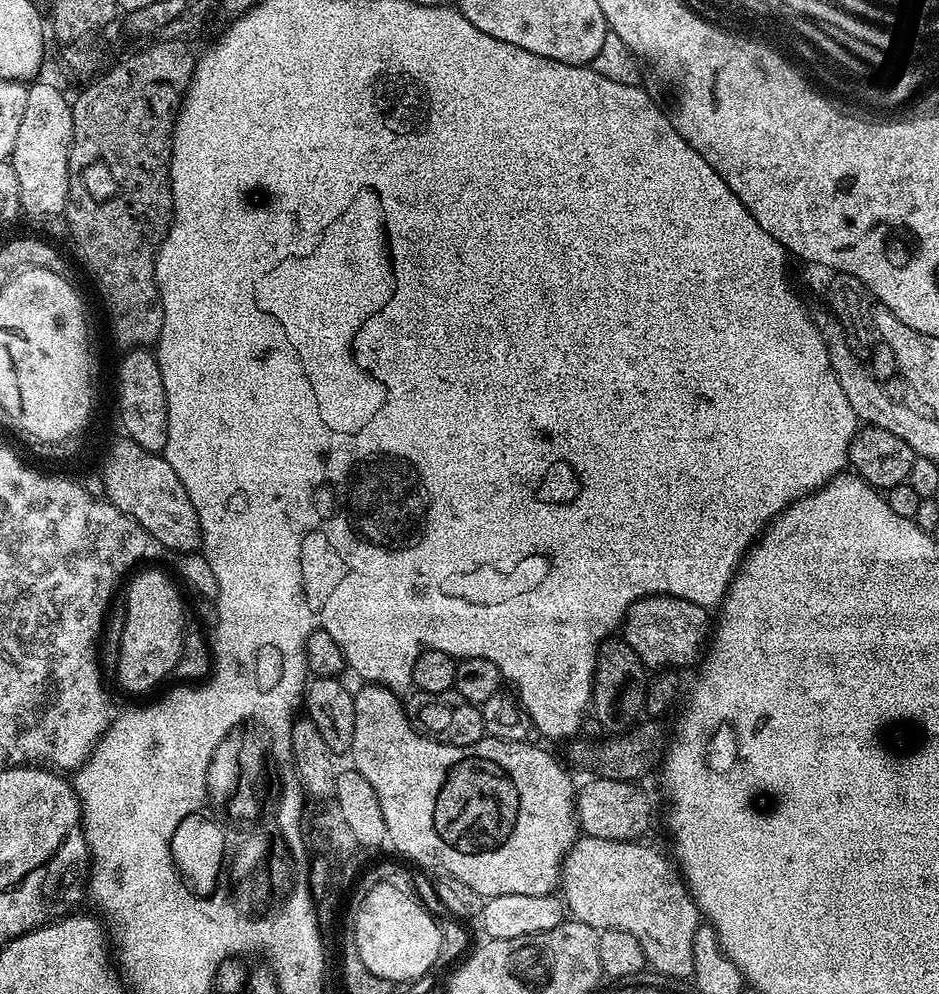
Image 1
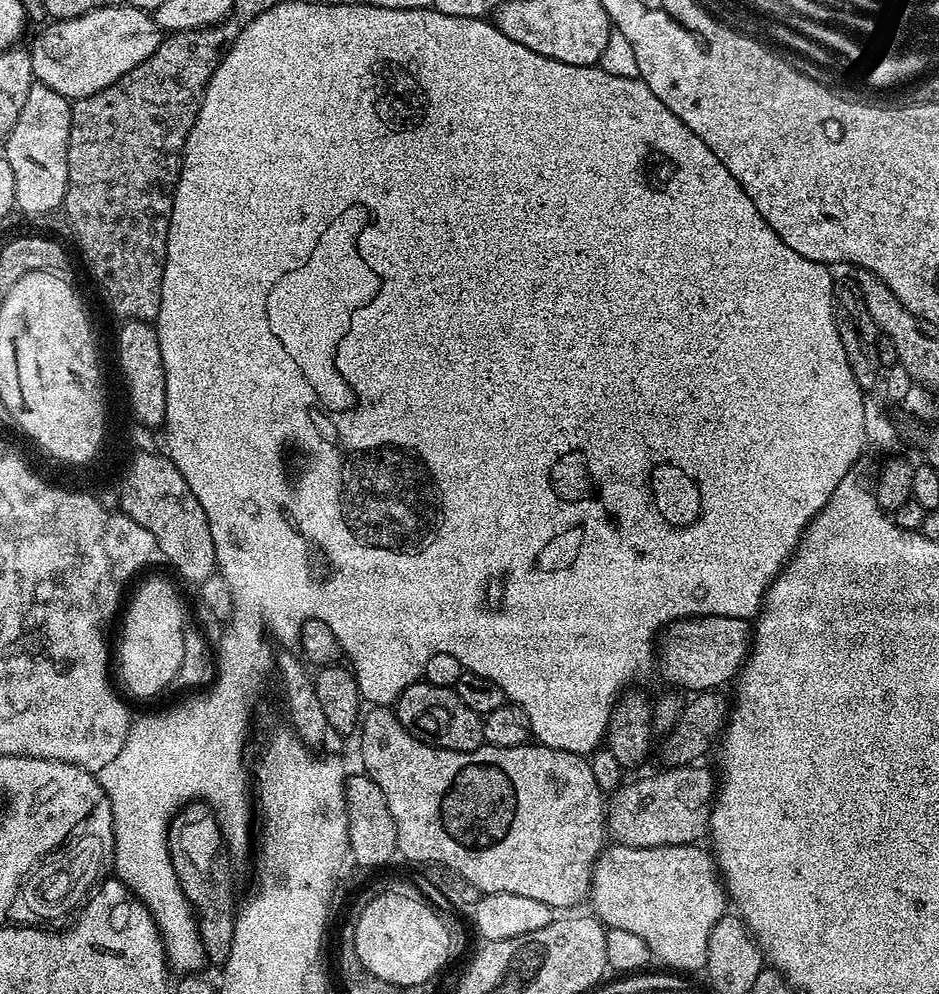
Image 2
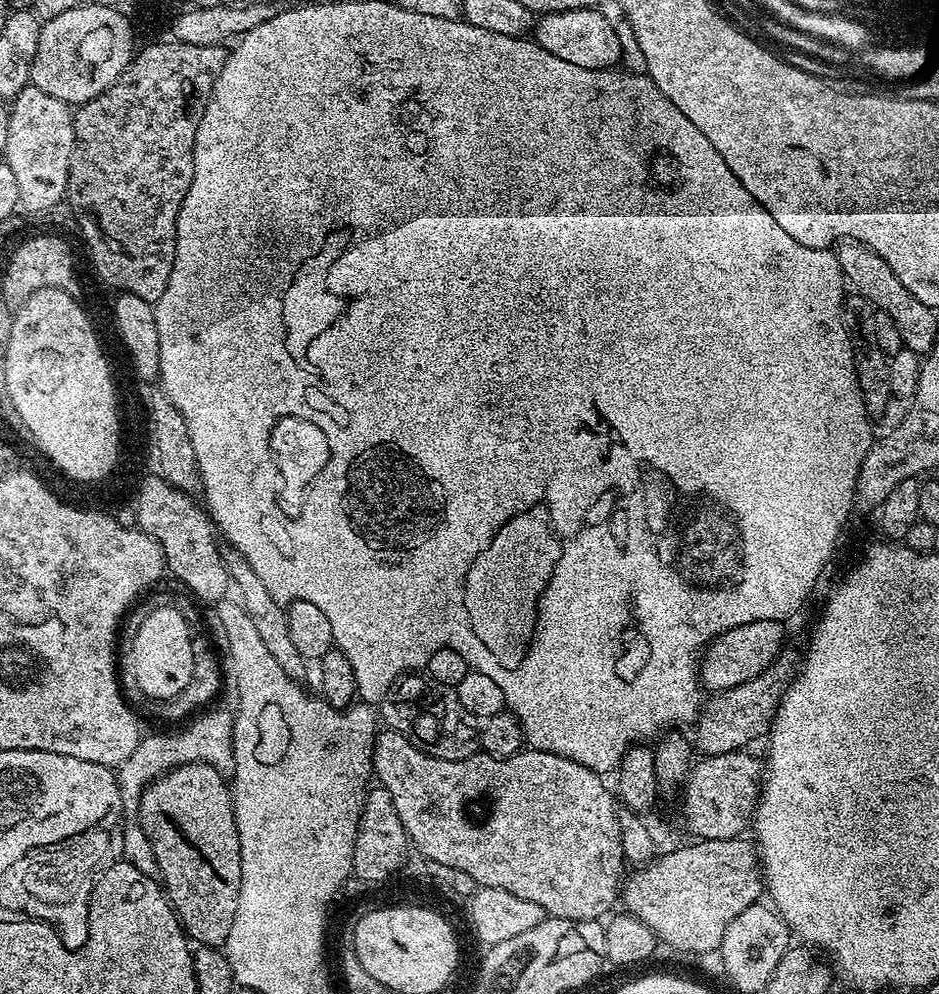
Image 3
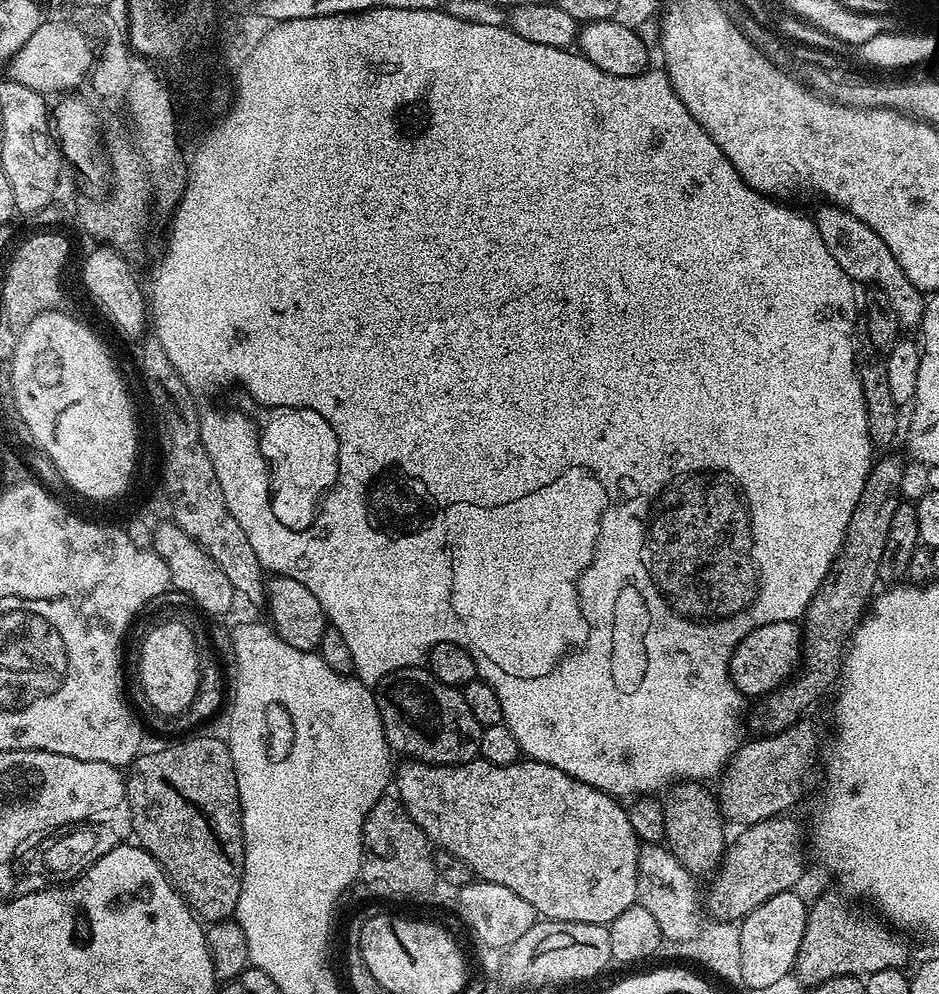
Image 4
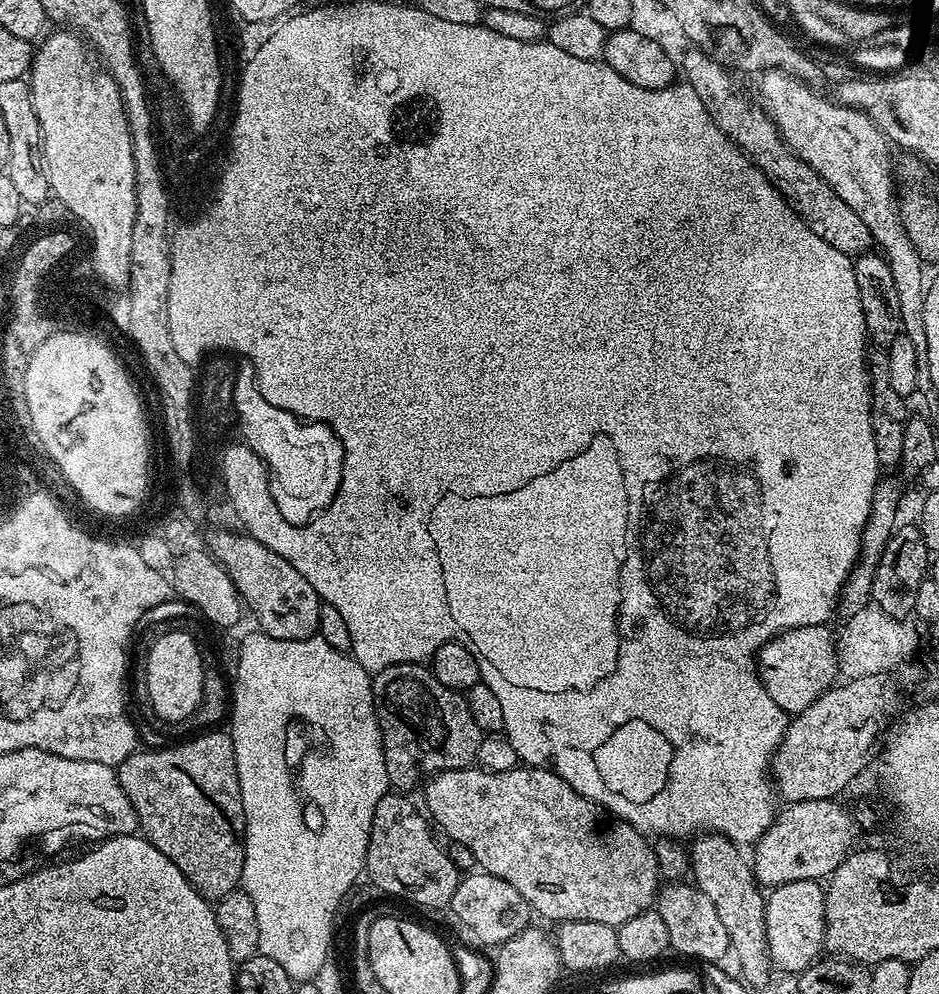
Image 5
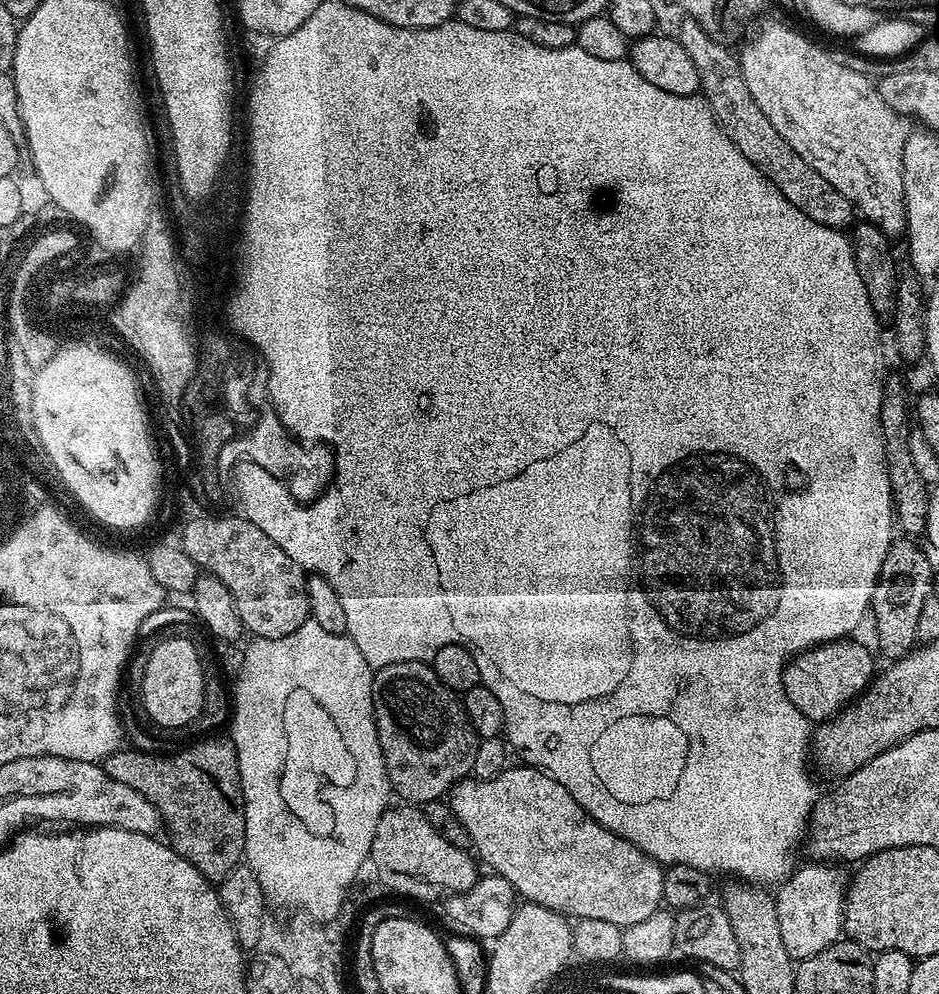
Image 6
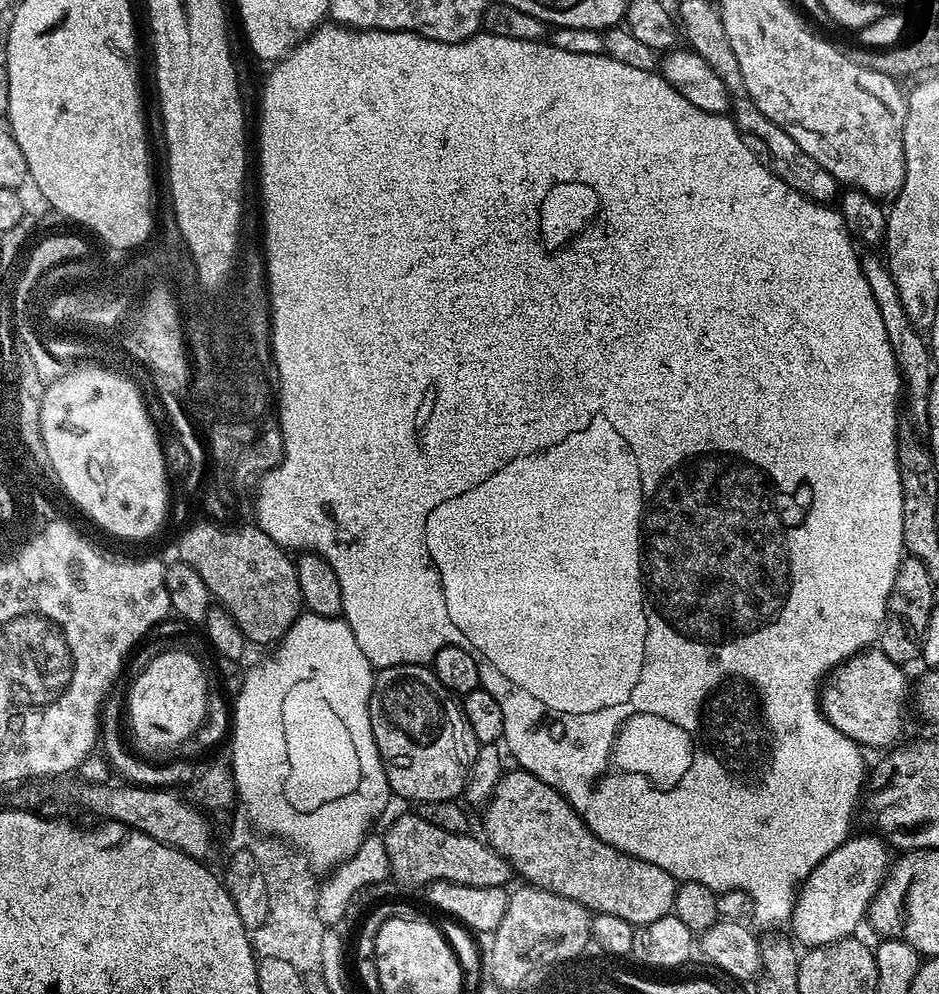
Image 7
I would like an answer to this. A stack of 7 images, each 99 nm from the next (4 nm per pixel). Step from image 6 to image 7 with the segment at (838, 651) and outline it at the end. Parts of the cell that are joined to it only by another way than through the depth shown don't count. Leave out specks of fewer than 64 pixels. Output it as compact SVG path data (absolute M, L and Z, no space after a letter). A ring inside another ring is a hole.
M880 647L865 648L828 673L820 689L820 710L834 727L865 749L891 750L903 741L904 707L908 700L910 704L910 680L908 684L904 672Z

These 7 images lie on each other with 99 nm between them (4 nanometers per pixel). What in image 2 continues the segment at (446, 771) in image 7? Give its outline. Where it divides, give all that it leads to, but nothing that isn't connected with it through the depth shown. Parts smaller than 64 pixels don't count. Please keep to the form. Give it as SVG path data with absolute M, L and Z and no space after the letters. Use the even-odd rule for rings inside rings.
M417 682L396 699L394 711L398 722L414 738L432 744L436 748L473 752L484 743L484 722L477 712L470 710L462 698L451 688Z

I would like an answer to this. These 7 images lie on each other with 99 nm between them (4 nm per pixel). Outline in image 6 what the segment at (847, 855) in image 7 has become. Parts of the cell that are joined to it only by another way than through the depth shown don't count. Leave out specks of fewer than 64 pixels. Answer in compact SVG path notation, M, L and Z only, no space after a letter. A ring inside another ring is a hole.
M808 862L805 868L797 867L792 875L779 885L775 893L778 926L782 930L786 954L790 954L793 961L799 962L810 958L841 939L844 930L844 897L848 894L850 880L847 875L844 877L844 872L840 868L843 867L833 866L828 862Z

